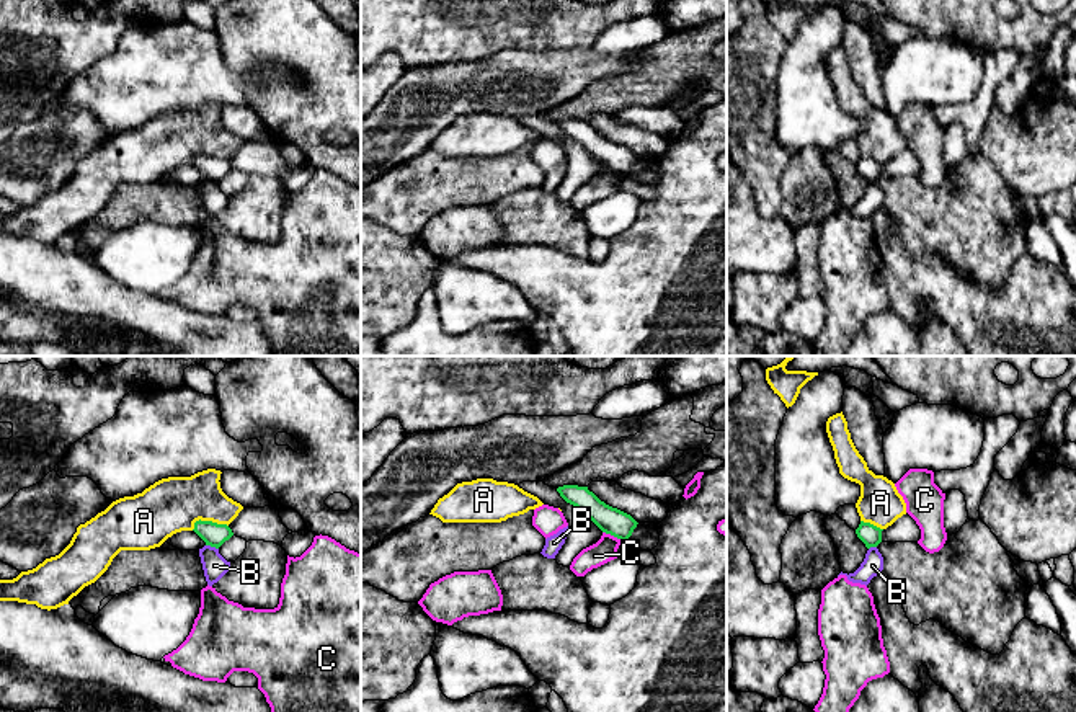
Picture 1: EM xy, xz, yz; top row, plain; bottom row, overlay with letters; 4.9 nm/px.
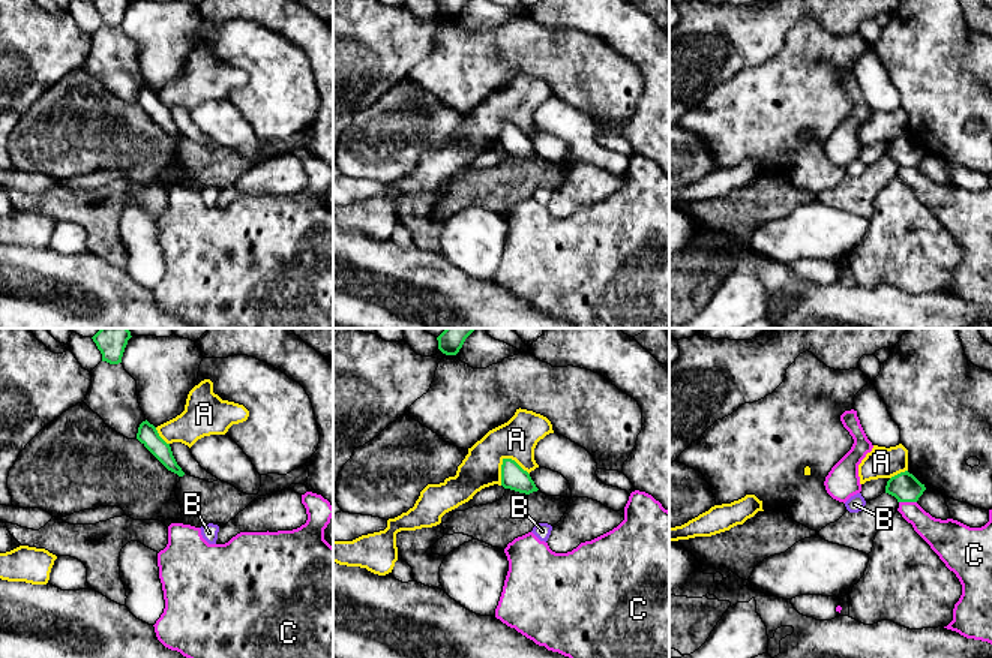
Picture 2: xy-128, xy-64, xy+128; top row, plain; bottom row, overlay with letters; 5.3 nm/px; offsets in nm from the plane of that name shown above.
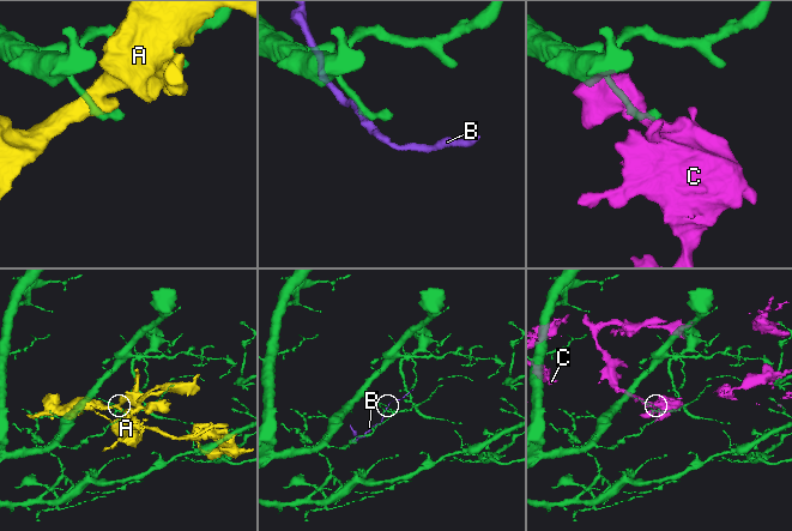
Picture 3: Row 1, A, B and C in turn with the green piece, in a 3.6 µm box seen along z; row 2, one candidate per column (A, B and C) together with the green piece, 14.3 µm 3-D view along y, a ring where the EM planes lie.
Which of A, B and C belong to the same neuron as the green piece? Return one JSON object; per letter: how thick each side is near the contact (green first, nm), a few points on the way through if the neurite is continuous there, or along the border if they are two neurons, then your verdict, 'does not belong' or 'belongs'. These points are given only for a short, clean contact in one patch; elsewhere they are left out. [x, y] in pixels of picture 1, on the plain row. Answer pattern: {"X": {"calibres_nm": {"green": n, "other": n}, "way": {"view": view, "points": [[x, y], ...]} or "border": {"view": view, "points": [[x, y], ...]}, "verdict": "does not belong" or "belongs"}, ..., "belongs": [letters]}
{"A": {"calibres_nm": {"green": 120, "other": 280}, "verdict": "does not belong"}, "B": {"calibres_nm": {"green": 120, "other": 120}, "border": {"view": "xy", "points": [[206, 178], [217, 183]]}, "verdict": "does not belong"}, "C": {"calibres_nm": {"green": 130, "other": 120}, "verdict": "does not belong"}, "belongs": []}

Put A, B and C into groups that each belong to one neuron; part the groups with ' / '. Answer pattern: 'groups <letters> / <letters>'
groups A / B / C

